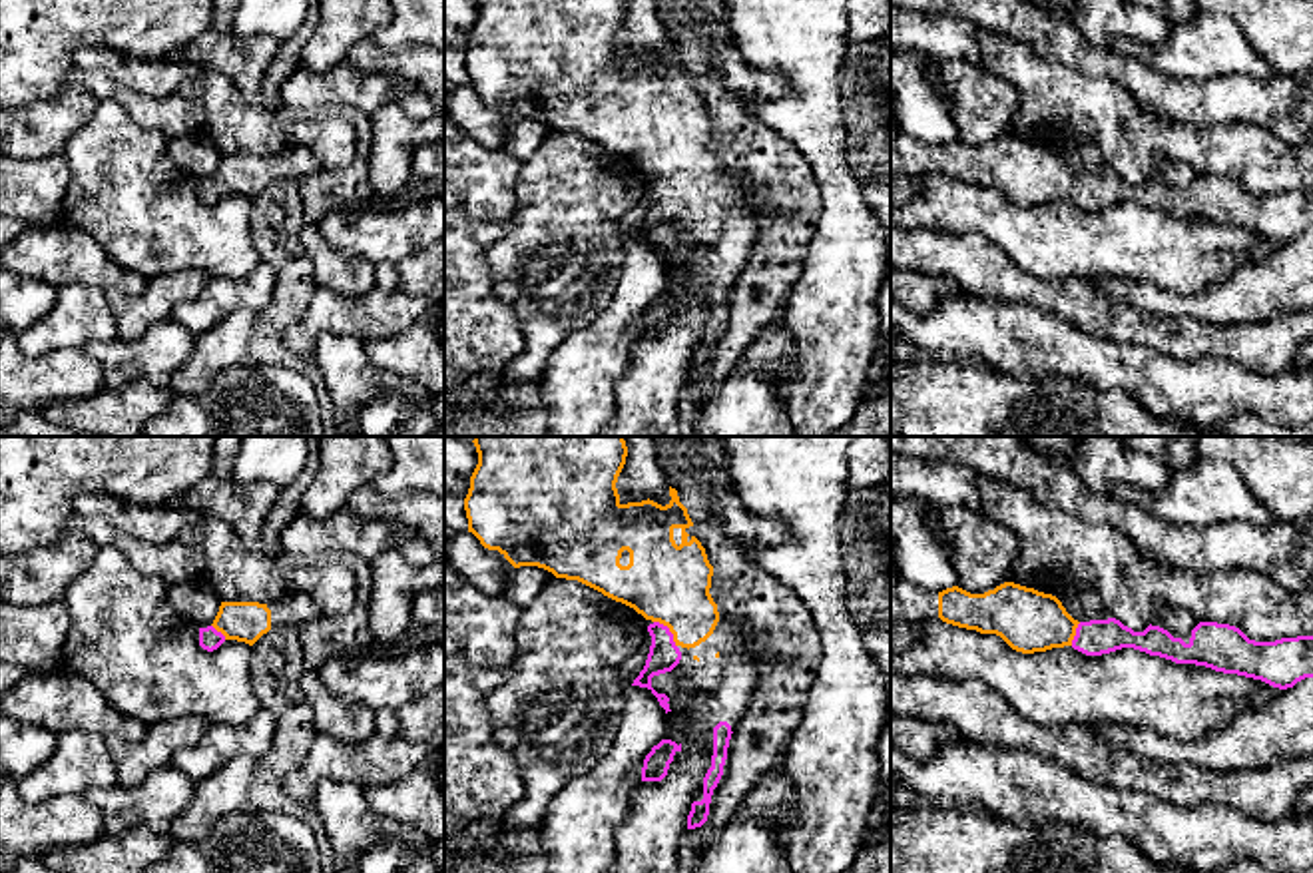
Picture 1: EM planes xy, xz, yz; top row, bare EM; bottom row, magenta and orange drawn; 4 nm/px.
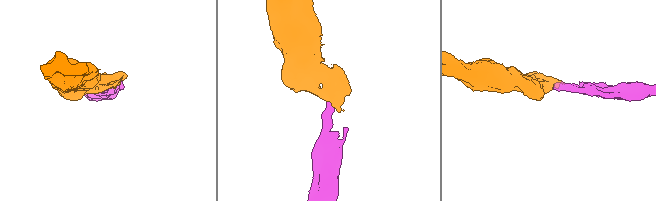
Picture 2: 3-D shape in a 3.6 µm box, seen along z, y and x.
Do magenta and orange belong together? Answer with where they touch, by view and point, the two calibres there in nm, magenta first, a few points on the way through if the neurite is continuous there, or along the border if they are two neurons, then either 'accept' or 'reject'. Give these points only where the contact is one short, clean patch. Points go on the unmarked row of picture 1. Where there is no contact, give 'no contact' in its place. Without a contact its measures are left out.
contact xz (668, 184); calibres 120 and 320 nm; way xz (664, 208), (668, 184), (668, 142), (664, 136); accept

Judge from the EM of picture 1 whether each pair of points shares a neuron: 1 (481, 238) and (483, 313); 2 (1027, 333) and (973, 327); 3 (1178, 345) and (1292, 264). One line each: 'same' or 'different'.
1: same
2: same
3: different

